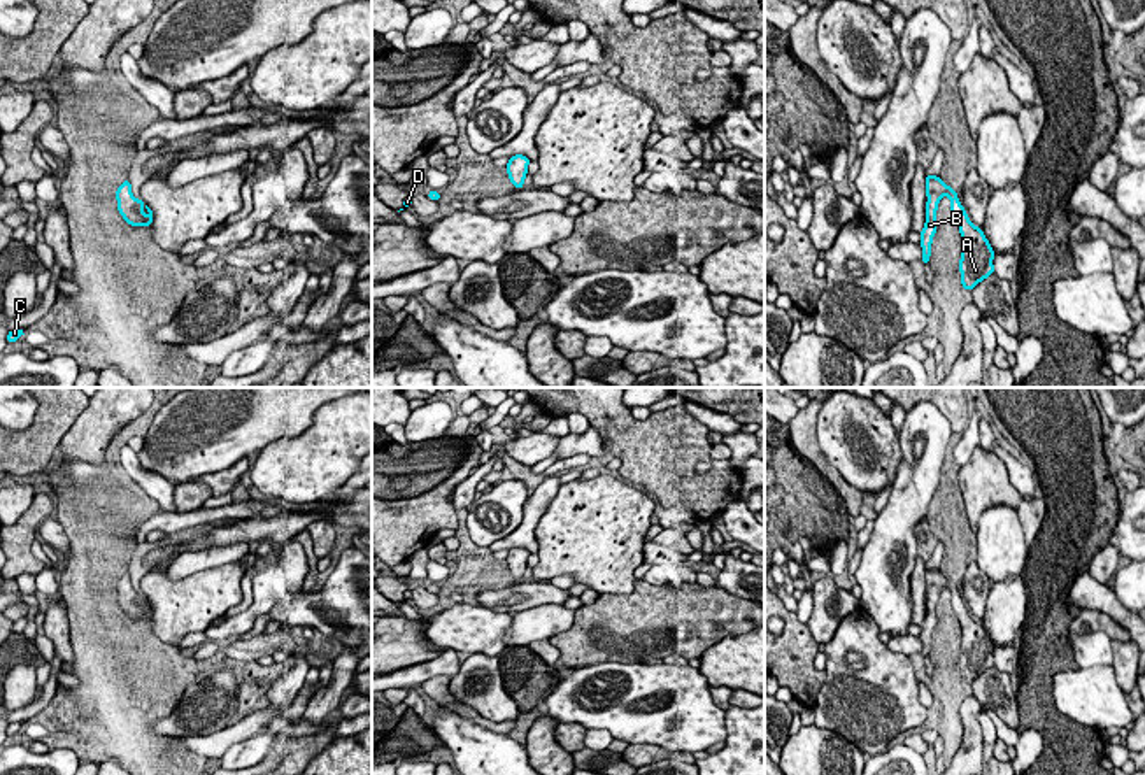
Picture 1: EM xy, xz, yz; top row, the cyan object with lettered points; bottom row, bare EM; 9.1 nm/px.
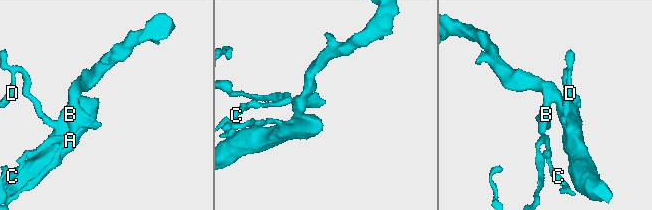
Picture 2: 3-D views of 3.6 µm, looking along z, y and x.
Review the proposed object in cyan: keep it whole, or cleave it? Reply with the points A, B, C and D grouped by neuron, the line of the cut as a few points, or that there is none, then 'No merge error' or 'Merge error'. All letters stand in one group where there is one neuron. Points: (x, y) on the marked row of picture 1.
Groups: A B C D. No split. No merge error

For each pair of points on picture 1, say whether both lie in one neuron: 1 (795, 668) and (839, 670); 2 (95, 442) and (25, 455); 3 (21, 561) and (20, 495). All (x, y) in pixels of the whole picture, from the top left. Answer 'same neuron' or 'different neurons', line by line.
1: different neurons
2: different neurons
3: different neurons

